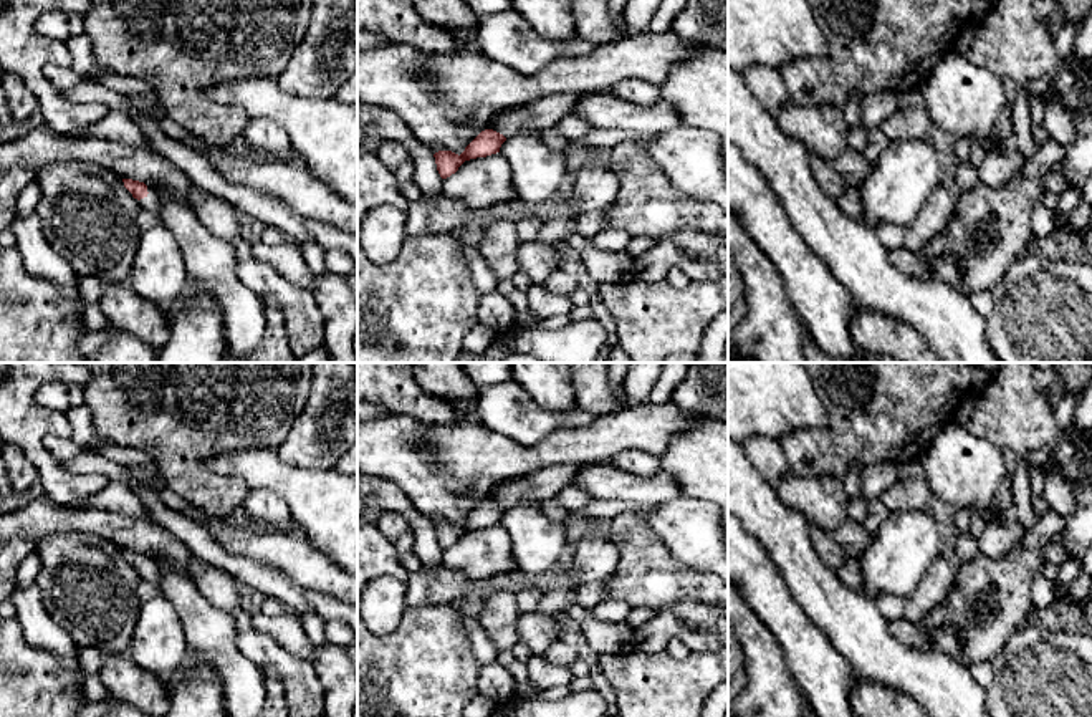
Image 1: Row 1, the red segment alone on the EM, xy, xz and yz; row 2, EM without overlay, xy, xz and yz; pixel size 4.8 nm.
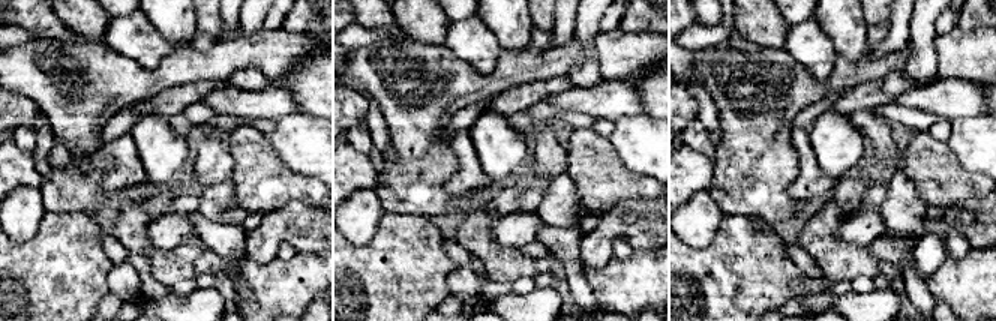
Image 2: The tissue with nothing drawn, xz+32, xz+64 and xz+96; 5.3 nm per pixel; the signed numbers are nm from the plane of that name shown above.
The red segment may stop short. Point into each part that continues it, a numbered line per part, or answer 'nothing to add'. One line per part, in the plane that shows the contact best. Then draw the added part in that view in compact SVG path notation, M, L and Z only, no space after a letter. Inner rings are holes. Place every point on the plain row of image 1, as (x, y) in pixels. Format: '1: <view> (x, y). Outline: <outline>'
1: xy (151, 575). Outline: M147 556L147 566L139 571L139 576L142 578L147 589L159 589L160 585L160 566L156 561L156 558Z

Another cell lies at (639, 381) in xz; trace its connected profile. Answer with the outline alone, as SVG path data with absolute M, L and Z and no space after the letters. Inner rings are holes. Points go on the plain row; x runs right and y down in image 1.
M629 363L624 379L625 401L630 406L645 404L650 399L665 363Z

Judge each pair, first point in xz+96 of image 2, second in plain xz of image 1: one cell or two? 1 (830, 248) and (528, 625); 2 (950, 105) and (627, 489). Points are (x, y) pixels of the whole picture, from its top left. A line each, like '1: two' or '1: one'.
1: two
2: one

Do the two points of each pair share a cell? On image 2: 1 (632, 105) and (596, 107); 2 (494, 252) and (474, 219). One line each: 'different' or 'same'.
1: same
2: same

